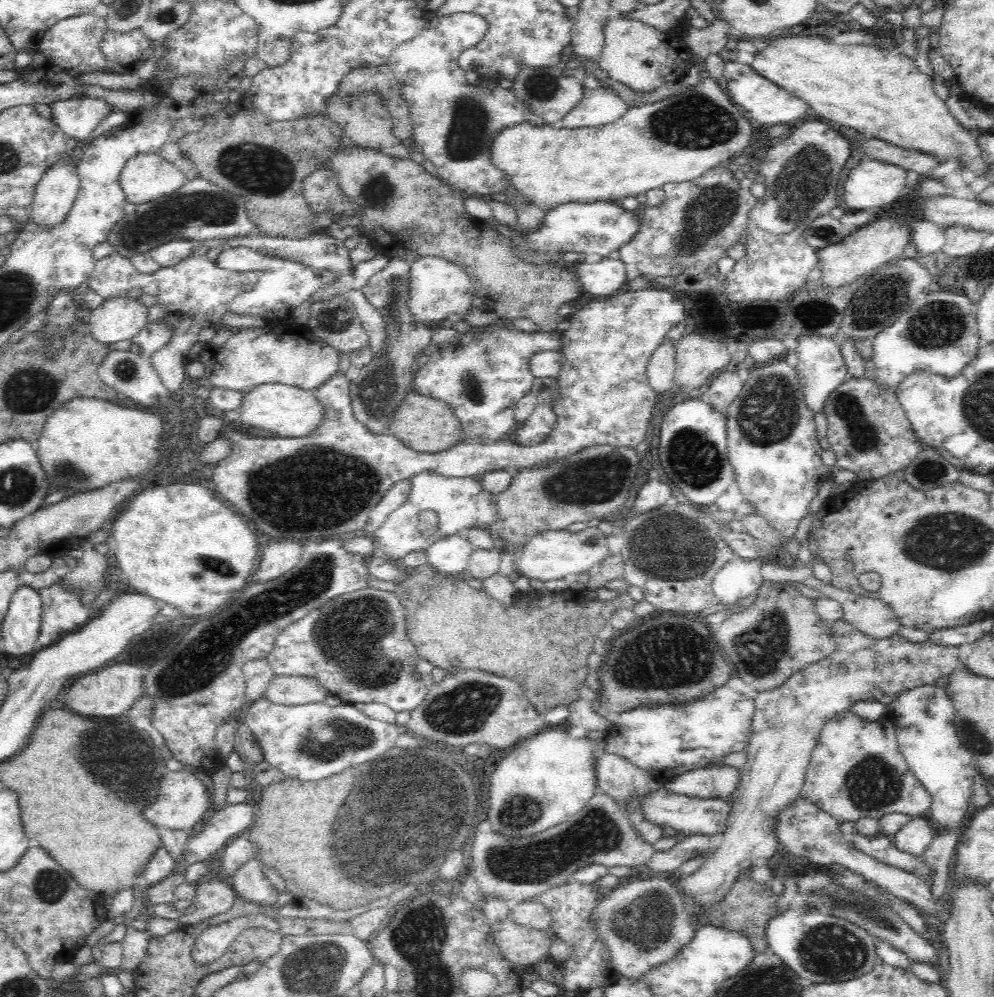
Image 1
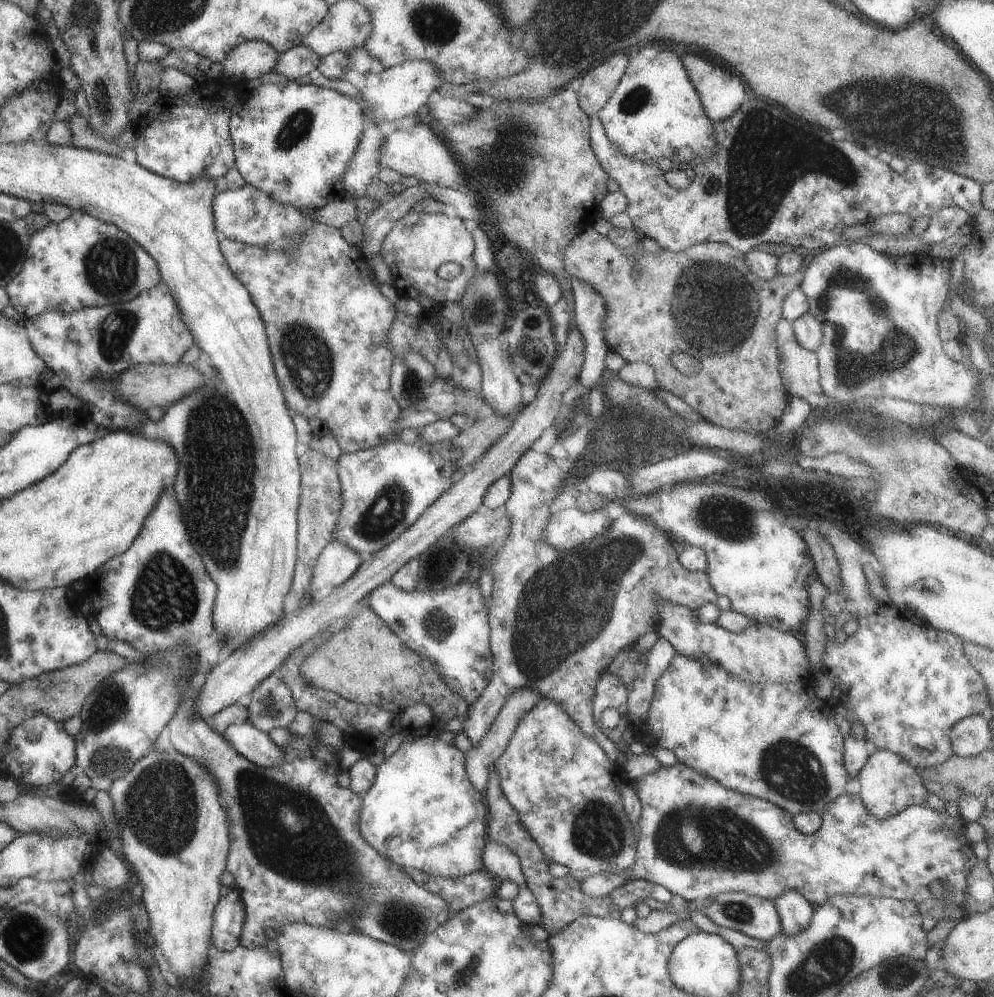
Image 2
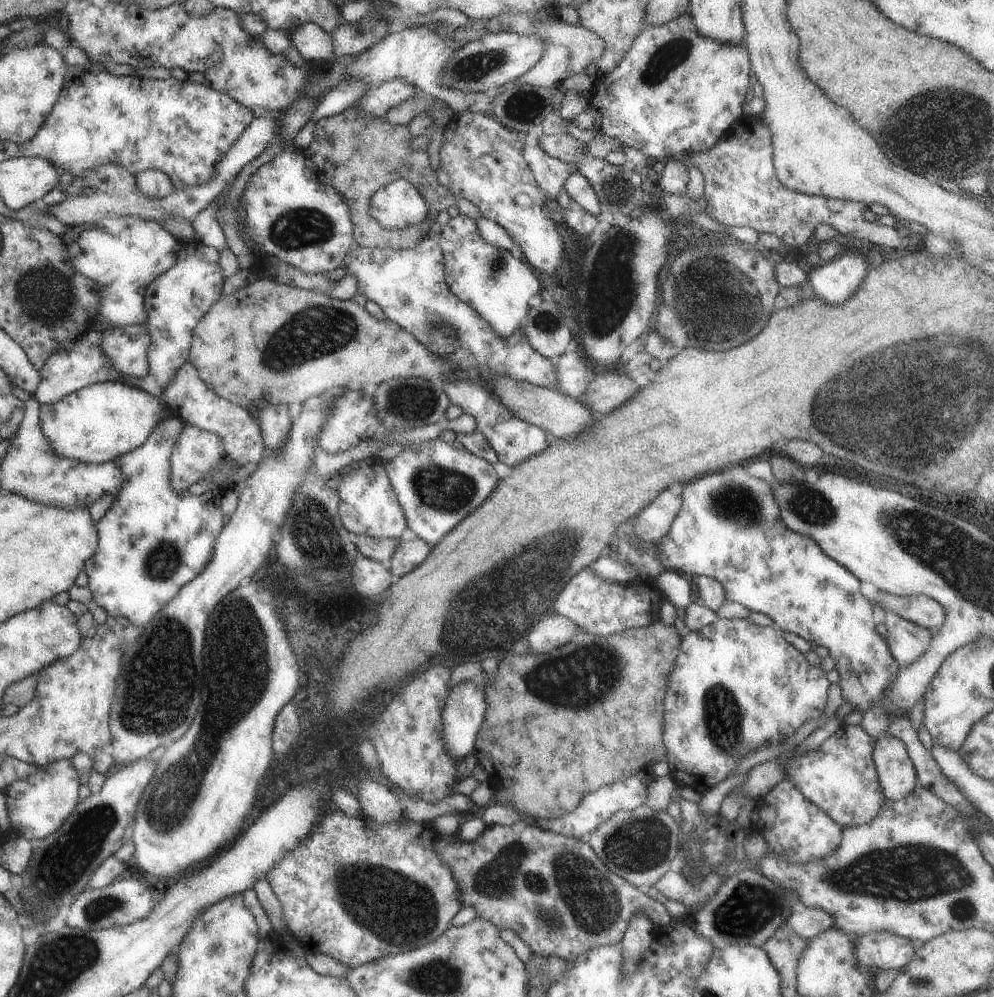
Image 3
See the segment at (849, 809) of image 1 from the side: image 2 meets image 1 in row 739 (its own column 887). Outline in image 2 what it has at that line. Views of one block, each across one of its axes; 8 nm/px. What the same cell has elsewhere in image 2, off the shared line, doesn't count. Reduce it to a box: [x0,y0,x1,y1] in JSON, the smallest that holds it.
[579,764,977,920]

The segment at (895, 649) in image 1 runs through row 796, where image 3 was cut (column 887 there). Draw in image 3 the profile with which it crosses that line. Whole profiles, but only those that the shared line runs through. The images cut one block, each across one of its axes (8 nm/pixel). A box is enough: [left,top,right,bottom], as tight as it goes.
[872,733,917,800]

